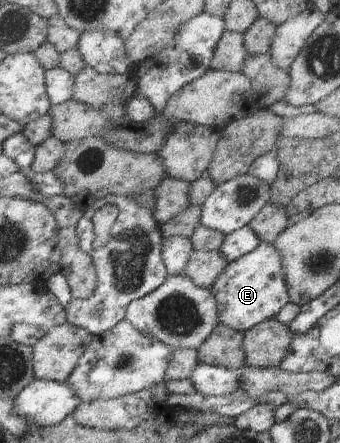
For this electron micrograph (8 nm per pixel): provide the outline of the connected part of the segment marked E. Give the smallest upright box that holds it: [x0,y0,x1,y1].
[210,241,290,333]

